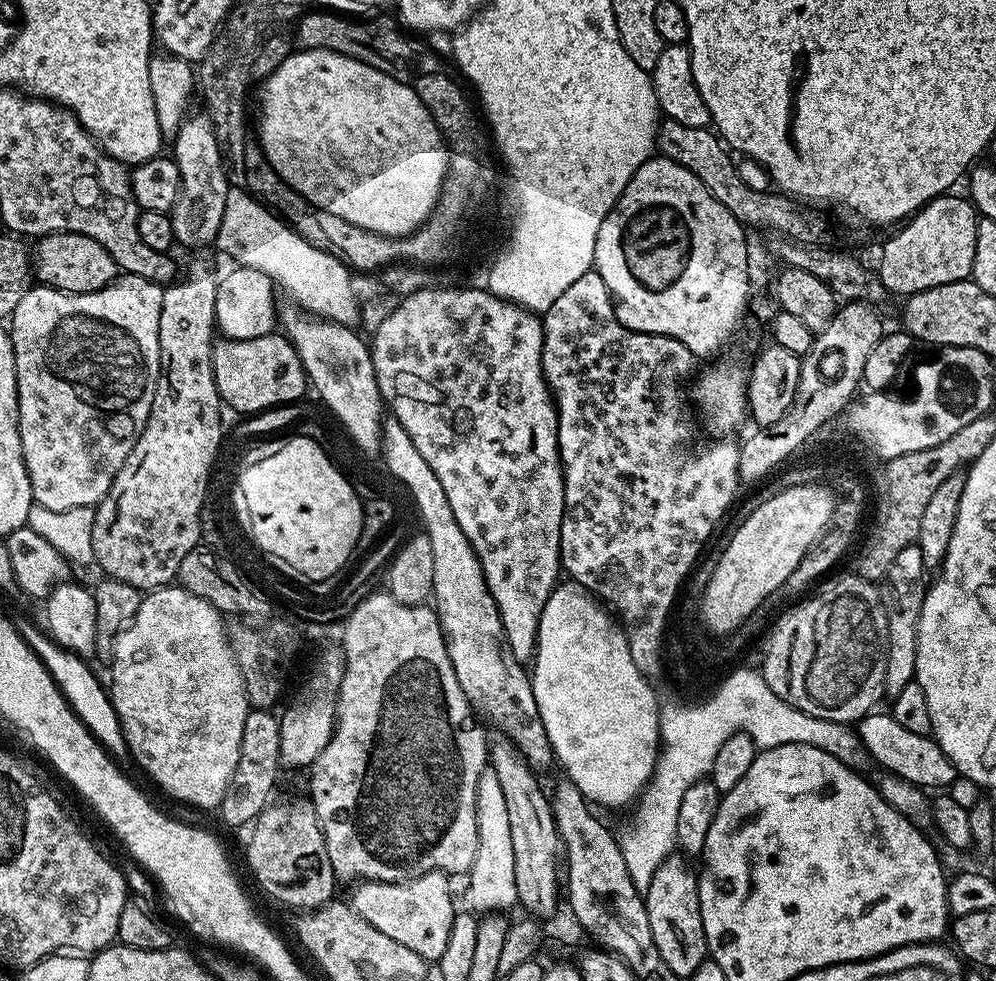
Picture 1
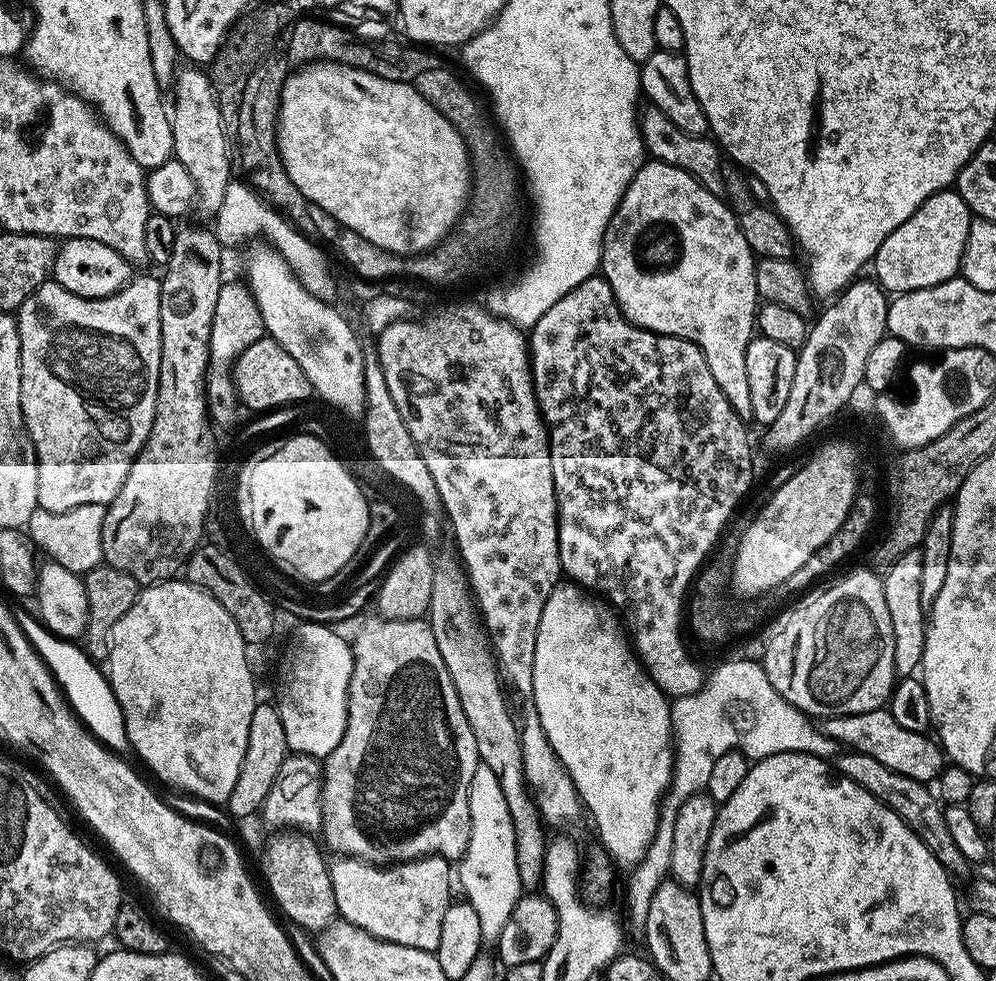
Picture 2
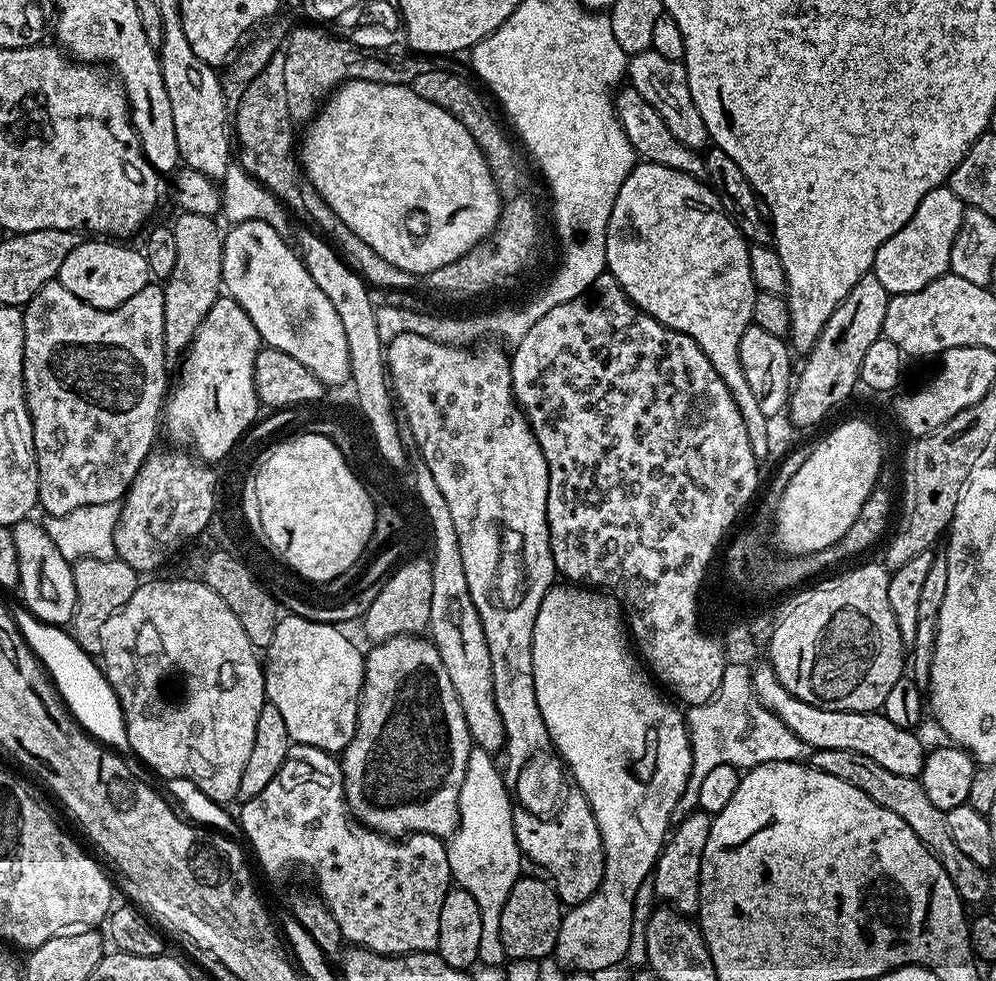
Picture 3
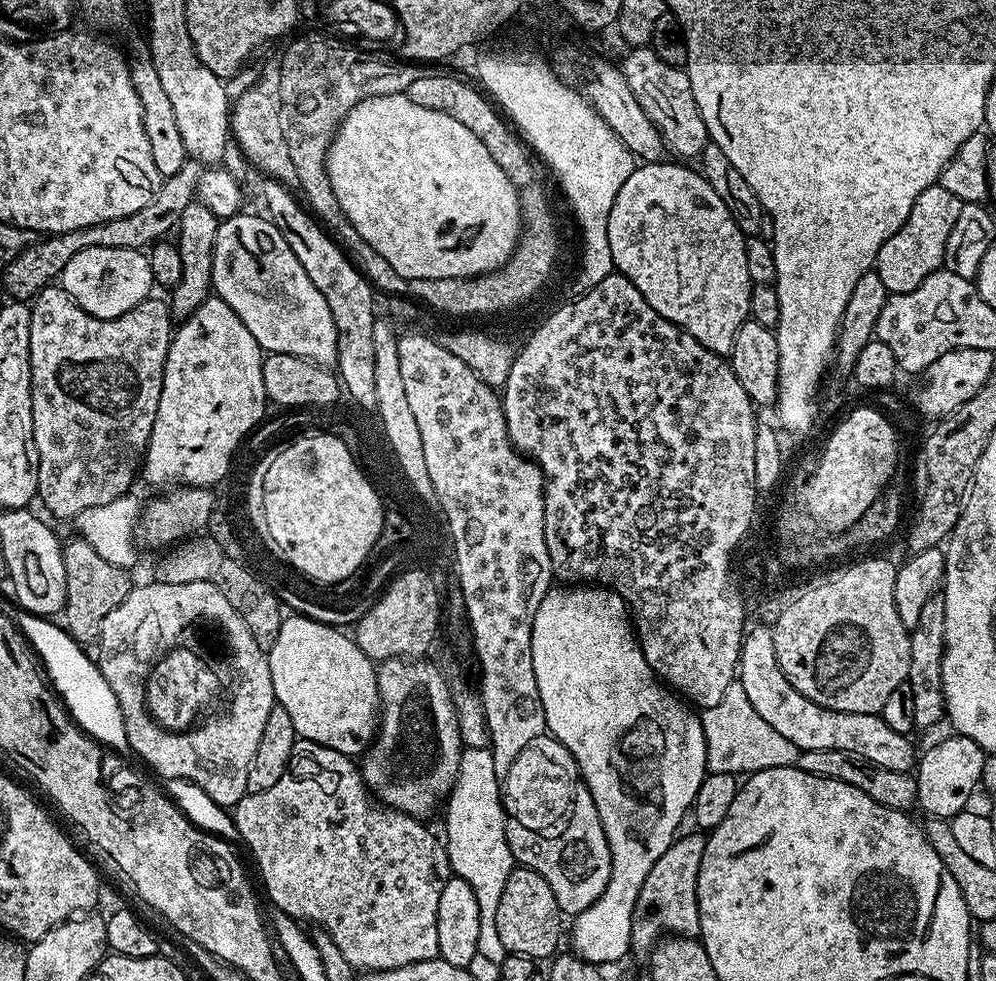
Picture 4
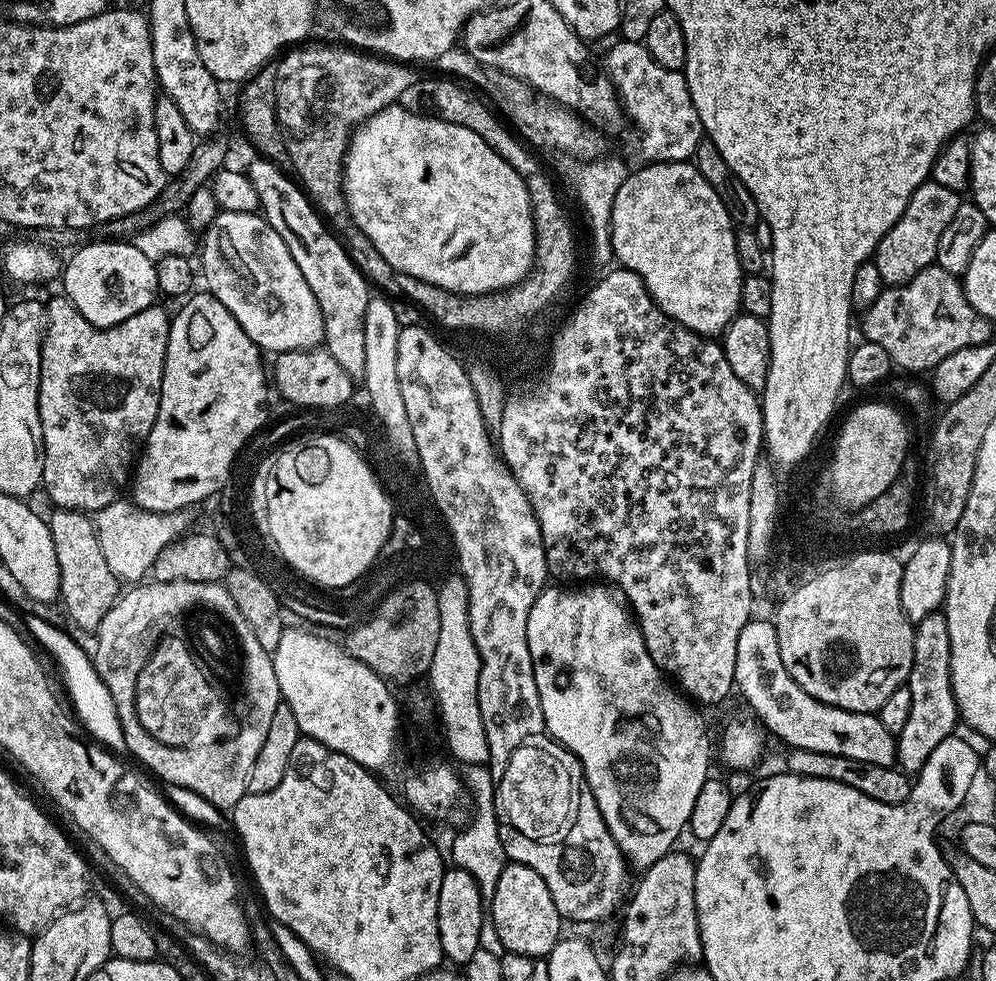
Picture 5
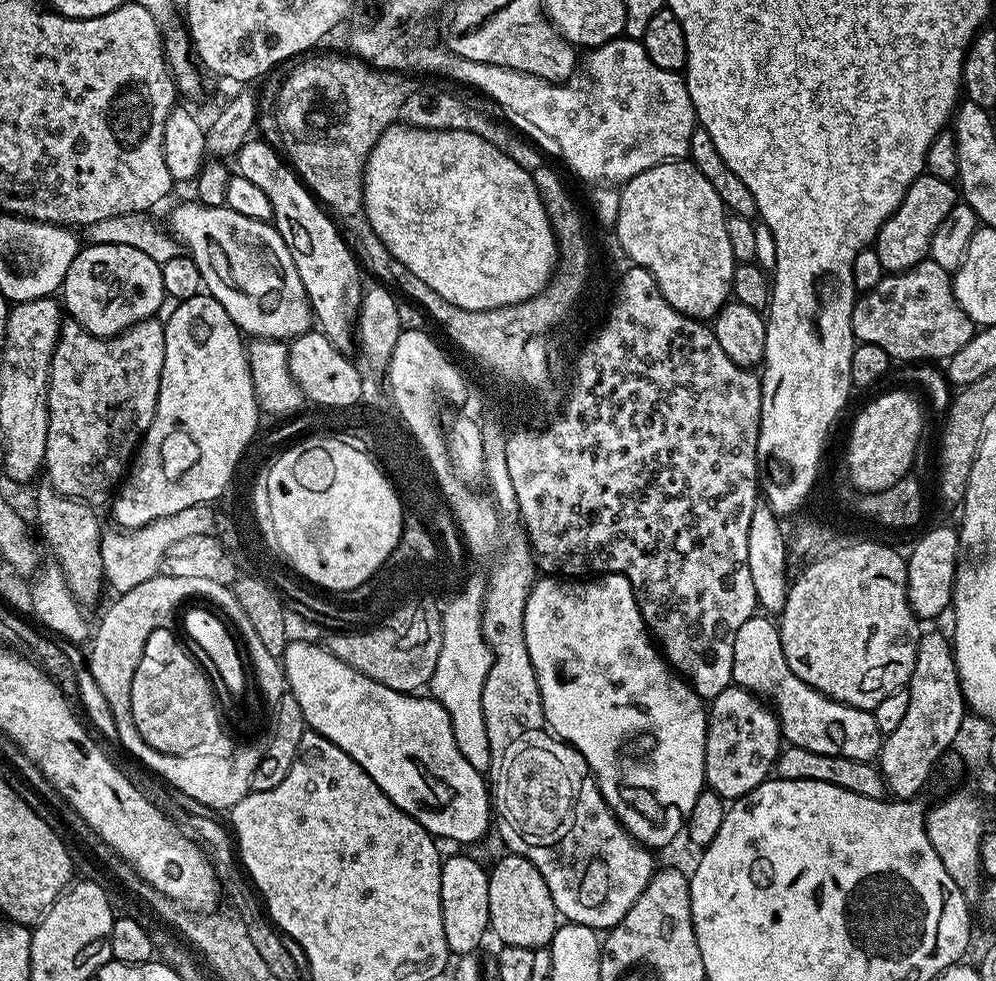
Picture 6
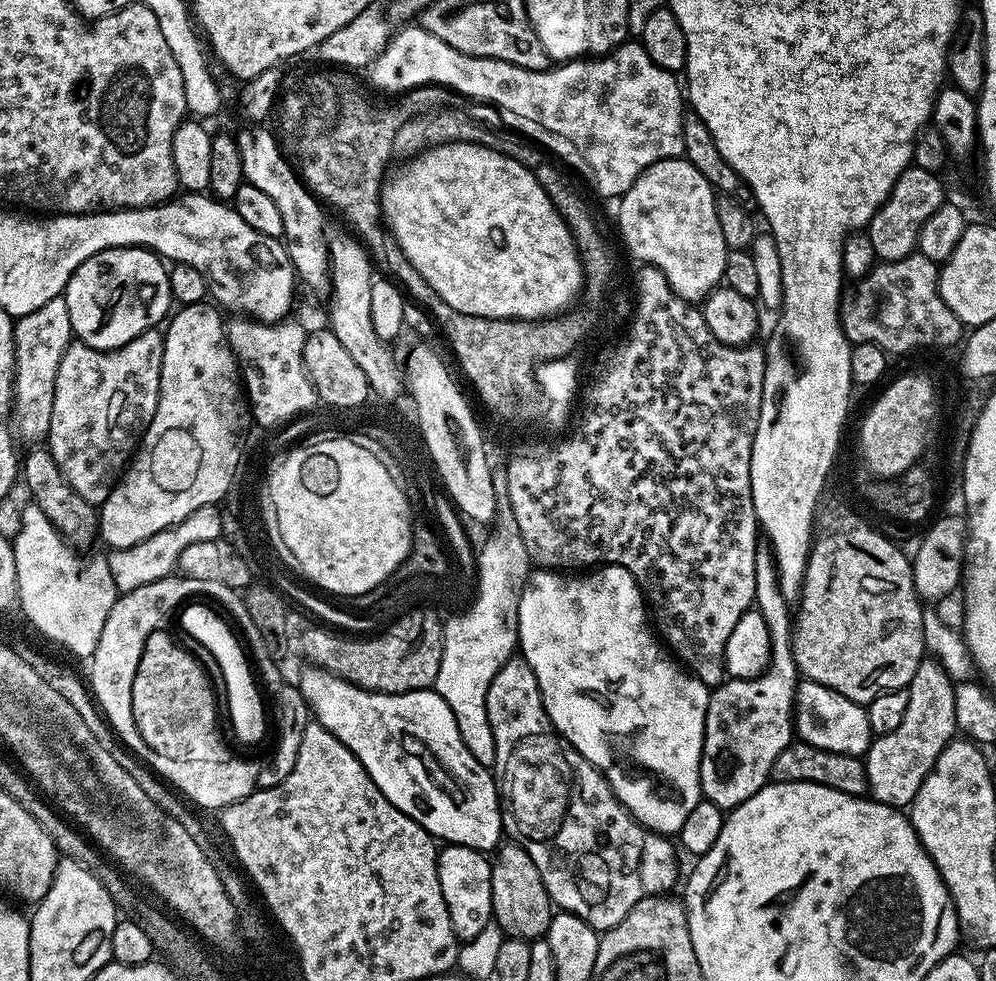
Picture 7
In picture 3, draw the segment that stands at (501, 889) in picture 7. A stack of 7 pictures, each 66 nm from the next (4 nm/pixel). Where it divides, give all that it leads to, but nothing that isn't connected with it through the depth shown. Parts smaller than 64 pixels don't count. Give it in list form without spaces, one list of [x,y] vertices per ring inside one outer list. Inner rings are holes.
[[[520,877],[514,884],[501,912],[499,934],[507,959],[542,960],[555,951],[564,908],[555,887],[538,878]]]

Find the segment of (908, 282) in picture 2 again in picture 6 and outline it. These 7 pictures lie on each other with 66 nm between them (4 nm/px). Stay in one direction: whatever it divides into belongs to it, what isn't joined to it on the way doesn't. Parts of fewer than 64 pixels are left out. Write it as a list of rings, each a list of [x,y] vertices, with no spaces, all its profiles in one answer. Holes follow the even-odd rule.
[[[927,174],[920,175],[906,190],[898,210],[886,218],[884,225],[878,230],[874,247],[878,254],[878,262],[882,262],[885,273],[905,272],[921,264],[931,253],[934,230],[942,226],[942,218],[954,210],[958,202],[958,188],[951,180],[934,178]]]

